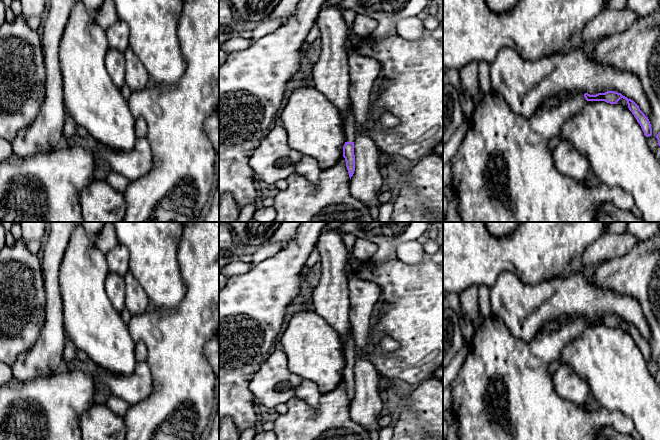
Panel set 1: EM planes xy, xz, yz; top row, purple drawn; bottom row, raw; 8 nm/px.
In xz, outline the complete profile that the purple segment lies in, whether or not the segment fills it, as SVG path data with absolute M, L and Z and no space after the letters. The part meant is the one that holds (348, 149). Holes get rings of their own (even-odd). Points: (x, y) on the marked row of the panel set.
M351 105L349 114L343 123L345 133L345 144L343 146L343 157L346 161L346 167L349 173L349 177L354 174L355 171L355 155L354 155L354 141L355 141L355 120L352 113Z

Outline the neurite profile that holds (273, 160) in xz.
M277 124L261 141L249 159L256 180L275 184L295 173L303 155L288 145L288 133Z

